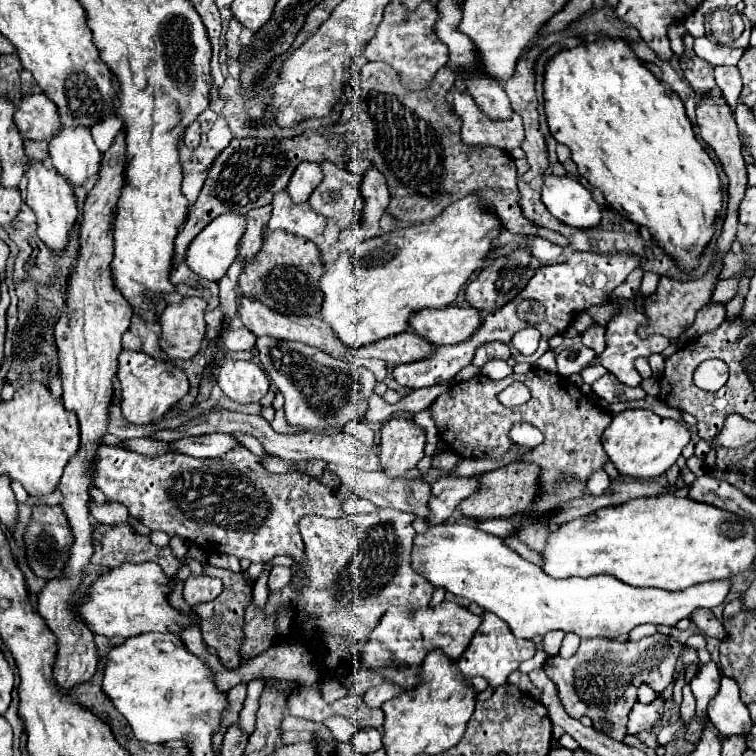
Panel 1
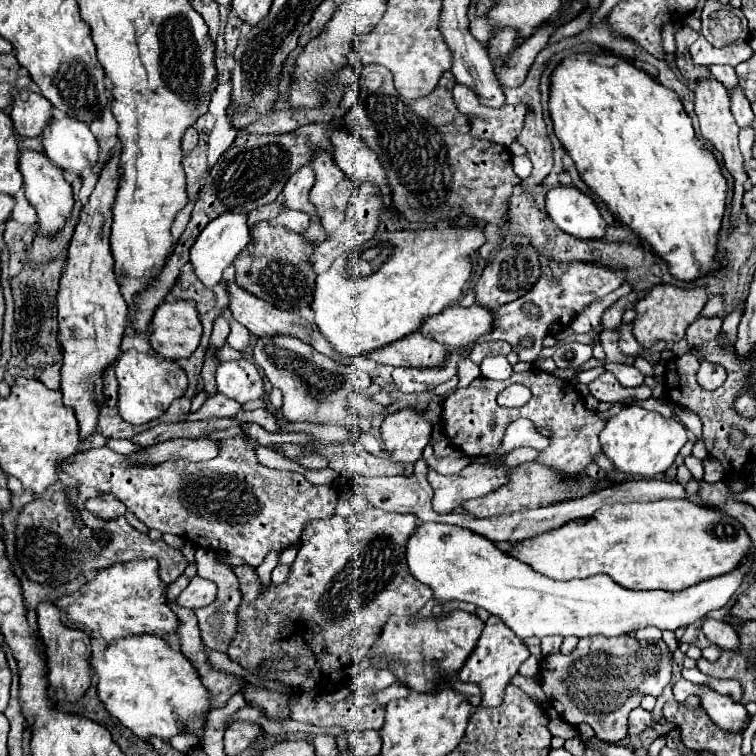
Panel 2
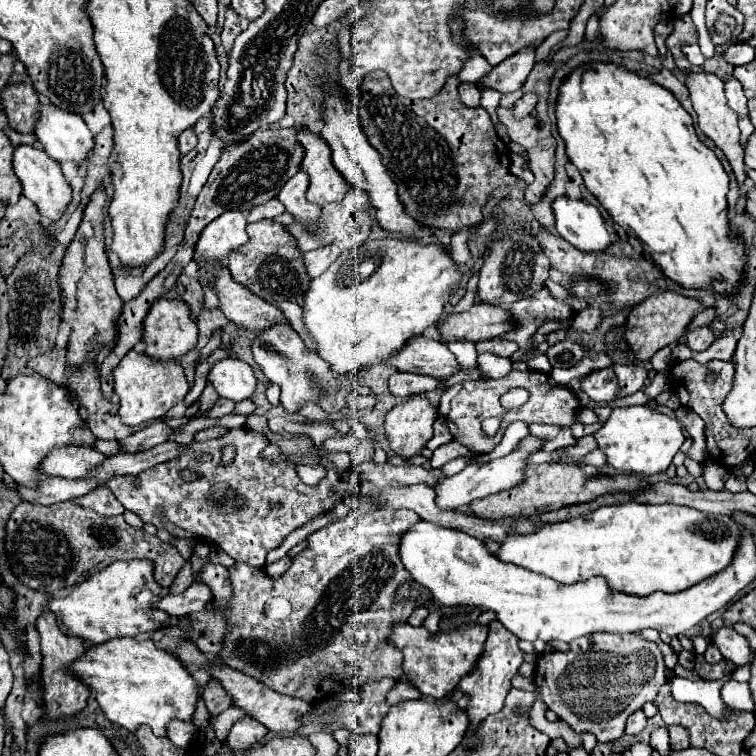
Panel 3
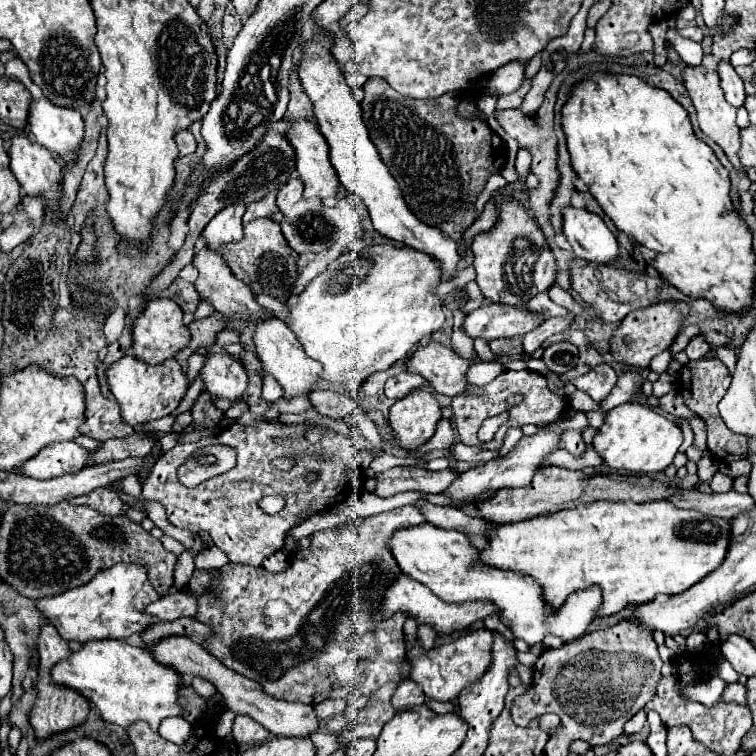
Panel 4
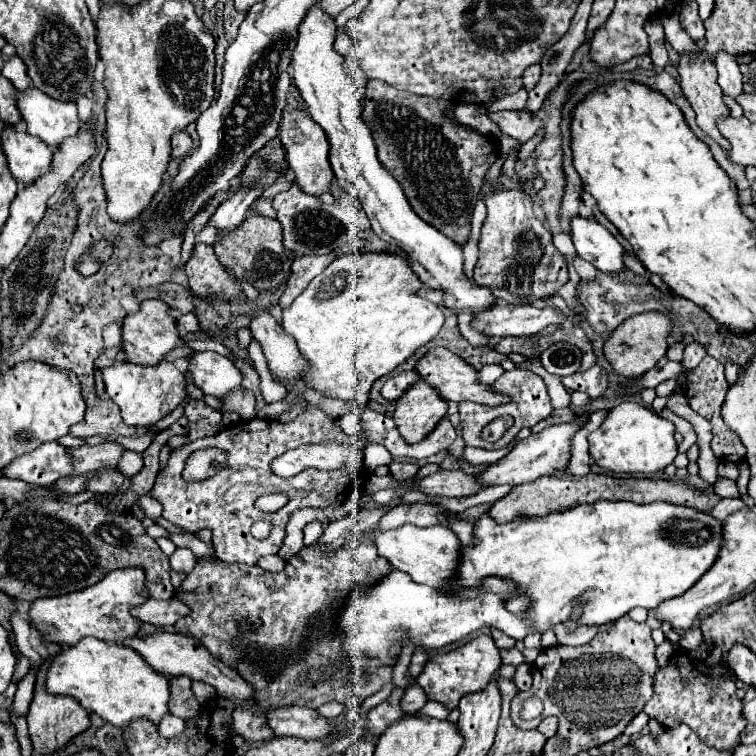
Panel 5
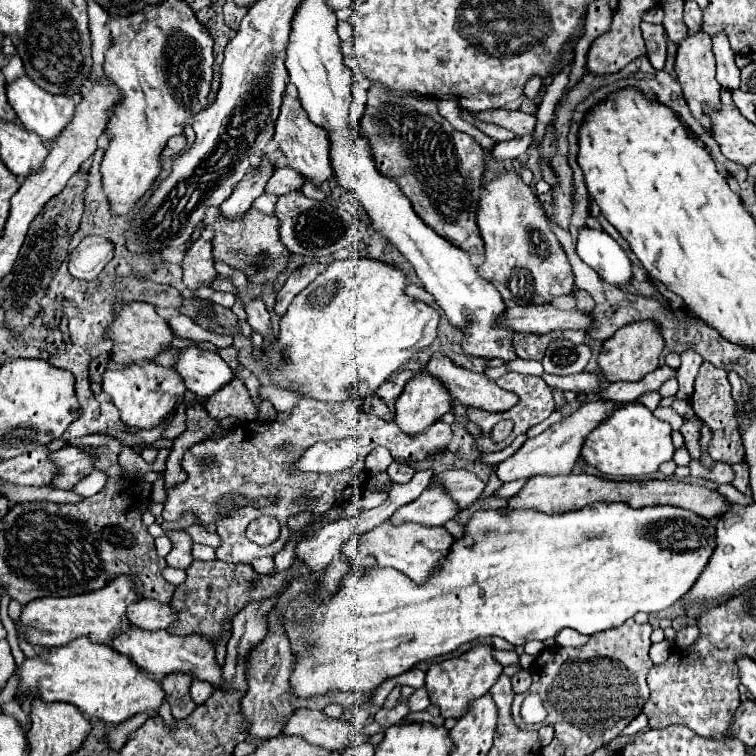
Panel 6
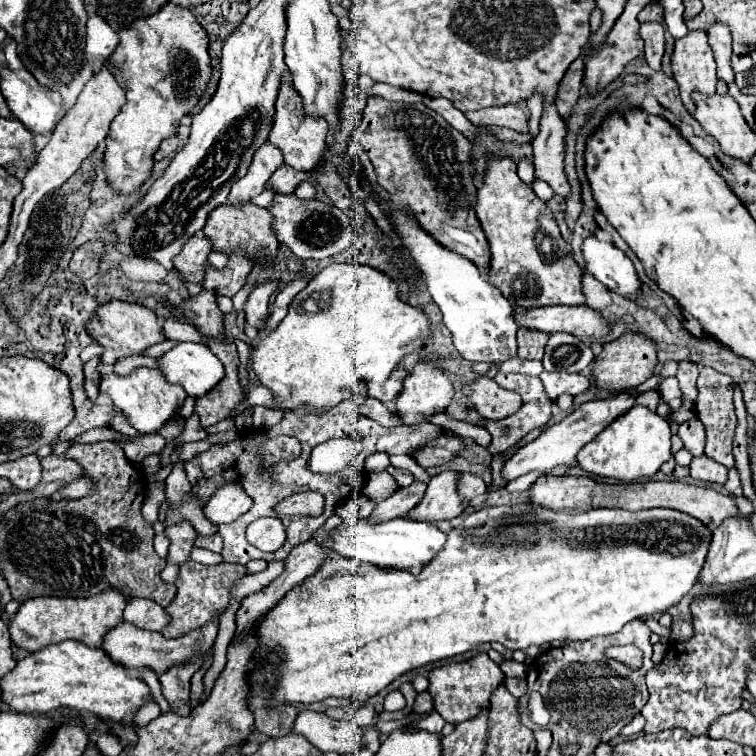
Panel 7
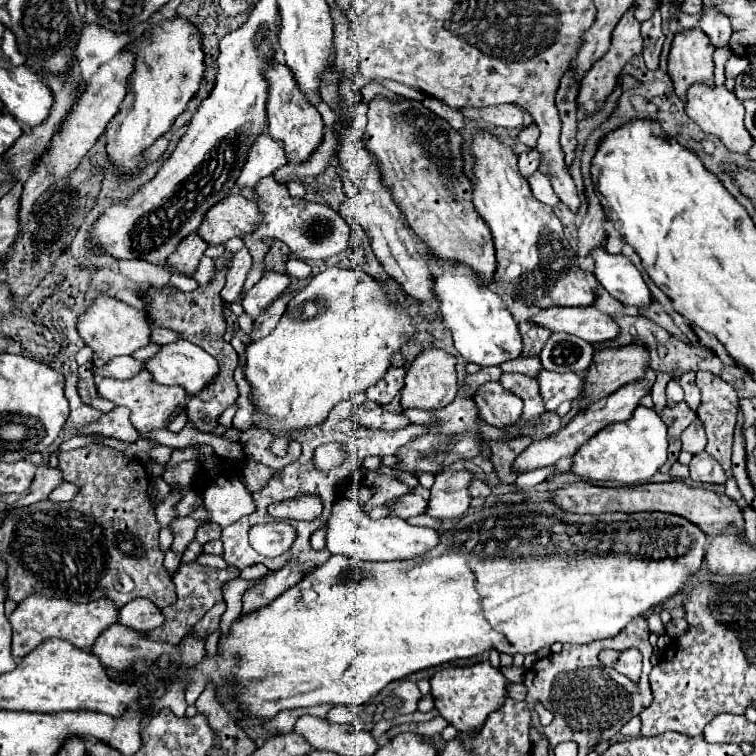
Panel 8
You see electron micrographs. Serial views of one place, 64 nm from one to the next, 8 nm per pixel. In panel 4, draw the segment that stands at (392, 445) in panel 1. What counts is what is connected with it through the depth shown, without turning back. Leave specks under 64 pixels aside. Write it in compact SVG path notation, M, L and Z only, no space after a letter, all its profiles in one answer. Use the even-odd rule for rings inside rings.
M416 390L394 402L388 424L398 440L398 446L406 452L416 452L432 438L440 418L442 408L436 398L428 390Z

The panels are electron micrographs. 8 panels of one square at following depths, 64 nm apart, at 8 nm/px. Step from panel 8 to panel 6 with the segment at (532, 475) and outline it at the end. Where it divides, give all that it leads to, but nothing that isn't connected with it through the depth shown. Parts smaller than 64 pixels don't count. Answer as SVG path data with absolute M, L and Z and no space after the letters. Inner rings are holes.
M518 480L518 482L508 482L508 484L502 484L492 496L496 496L496 498L510 498L510 496L514 496L522 486L524 486L524 482L526 480Z

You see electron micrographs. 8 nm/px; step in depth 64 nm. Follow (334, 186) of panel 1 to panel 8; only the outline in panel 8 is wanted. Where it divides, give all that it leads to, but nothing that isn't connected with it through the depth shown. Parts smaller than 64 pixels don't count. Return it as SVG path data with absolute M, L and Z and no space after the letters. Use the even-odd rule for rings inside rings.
M274 64L268 68L266 74L270 88L268 88L268 132L274 140L284 144L286 160L304 164L310 160L310 156L316 152L316 148L322 144L324 138L324 120L316 108L306 100L306 96L298 90L298 84L288 70L286 64Z

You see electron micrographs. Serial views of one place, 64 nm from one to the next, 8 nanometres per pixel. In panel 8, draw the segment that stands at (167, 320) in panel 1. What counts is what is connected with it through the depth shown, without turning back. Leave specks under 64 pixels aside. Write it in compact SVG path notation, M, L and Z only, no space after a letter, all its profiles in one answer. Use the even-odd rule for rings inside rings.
M98 296L92 302L92 306L86 310L86 314L80 316L78 332L84 338L86 346L90 346L94 350L92 362L94 362L94 366L100 368L114 356L134 354L138 348L148 346L150 344L150 336L152 336L152 324L150 324L148 314L144 310L128 306L126 302L120 302L116 298Z

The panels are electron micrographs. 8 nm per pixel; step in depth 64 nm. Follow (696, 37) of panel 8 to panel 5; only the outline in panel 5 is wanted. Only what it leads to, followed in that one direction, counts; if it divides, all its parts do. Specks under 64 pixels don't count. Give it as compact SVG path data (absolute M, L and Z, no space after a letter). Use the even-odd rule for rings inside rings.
M682 56L678 74L682 92L696 112L698 126L728 154L728 148L732 146L720 134L718 120L722 116L730 116L730 108L724 104L724 94L720 92L720 86L716 82L716 66L704 56L700 56L696 62Z

